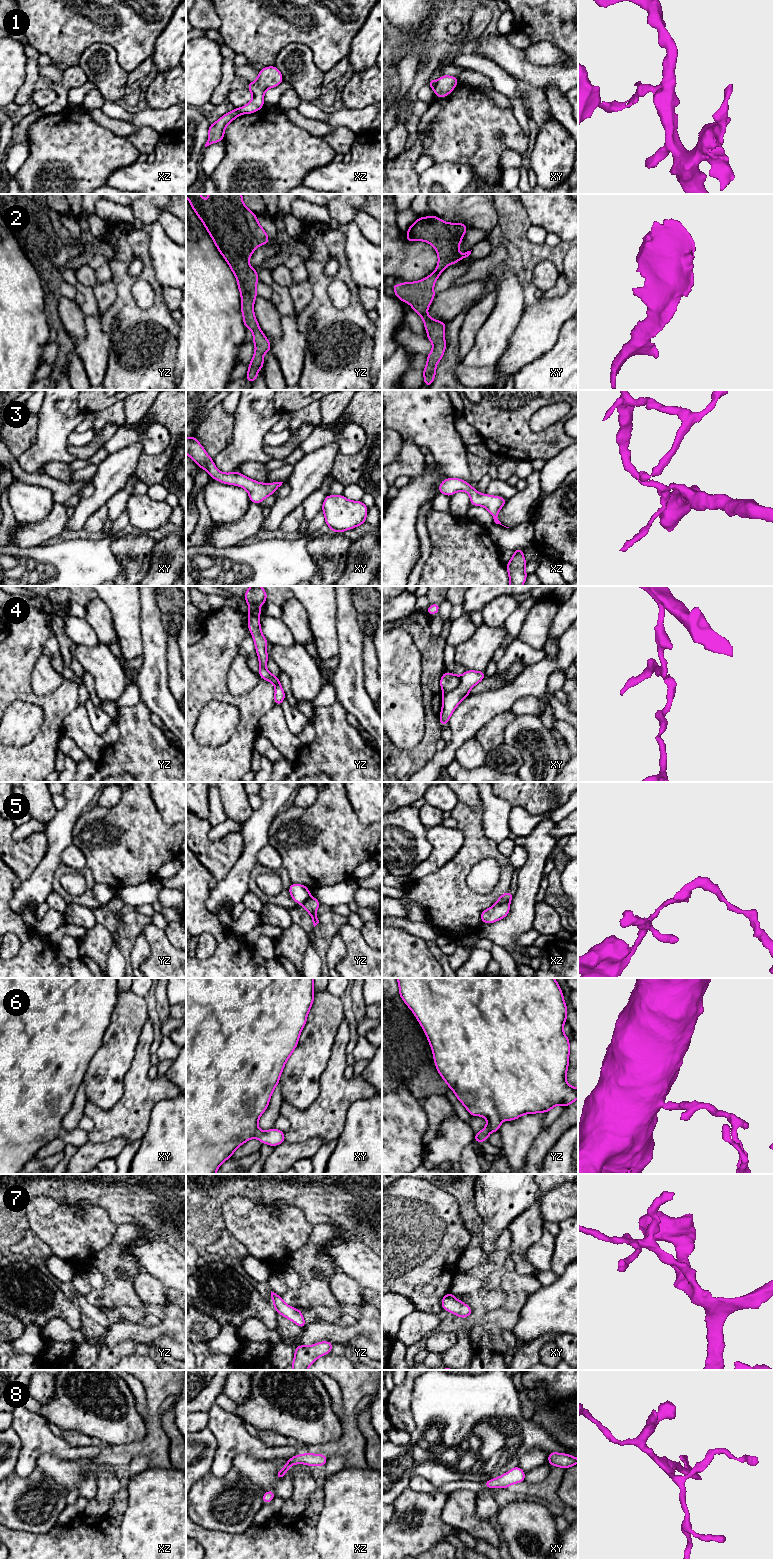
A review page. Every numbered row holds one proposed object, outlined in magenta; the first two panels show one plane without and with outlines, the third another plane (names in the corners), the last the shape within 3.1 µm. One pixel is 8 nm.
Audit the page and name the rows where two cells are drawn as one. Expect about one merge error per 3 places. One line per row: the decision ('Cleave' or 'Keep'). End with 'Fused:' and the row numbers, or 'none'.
1: Cleave
2: Keep
3: Keep
4: Cleave
5: Cleave
6: Keep
7: Keep
8: Keep
Fused: 1, 4, 5

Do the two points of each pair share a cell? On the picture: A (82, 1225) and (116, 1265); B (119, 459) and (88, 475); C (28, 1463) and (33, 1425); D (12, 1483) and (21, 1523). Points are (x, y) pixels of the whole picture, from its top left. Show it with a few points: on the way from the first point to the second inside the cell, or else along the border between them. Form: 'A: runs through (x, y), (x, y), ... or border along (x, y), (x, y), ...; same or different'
A: border along (116, 1230), (112, 1240), (91, 1260); different
B: border along (98, 466), (91, 480); different
C: runs through (29, 1454), (33, 1446), (33, 1434); same
D: runs through (14, 1493), (14, 1498), (21, 1505), (21, 1513); same

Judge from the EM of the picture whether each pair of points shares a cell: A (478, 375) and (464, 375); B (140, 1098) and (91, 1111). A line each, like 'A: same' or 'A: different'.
A: same
B: same

